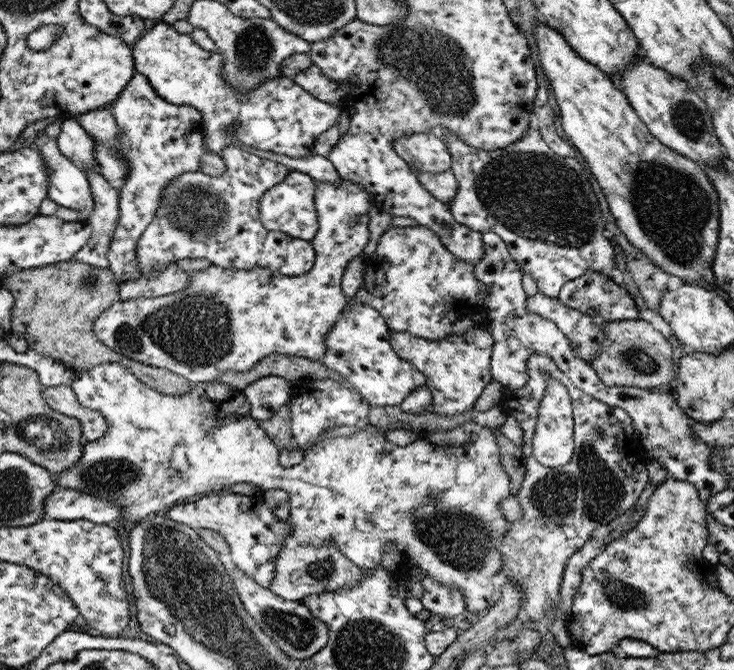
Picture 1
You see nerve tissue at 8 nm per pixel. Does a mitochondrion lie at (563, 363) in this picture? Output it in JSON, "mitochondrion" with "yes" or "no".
{"mitochondrion":"no"}

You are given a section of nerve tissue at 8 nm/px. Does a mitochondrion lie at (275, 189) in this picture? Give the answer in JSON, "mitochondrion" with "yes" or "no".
{"mitochondrion":"no"}

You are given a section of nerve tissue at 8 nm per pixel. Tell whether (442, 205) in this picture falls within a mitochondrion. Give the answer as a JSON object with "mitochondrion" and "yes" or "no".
{"mitochondrion":"no"}

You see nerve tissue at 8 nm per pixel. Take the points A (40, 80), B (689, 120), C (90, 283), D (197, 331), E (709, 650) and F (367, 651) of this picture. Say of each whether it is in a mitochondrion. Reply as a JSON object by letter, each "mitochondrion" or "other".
{"A":"other","B":"mitochondrion","C":"mitochondrion","D":"mitochondrion","E":"other","F":"mitochondrion"}

